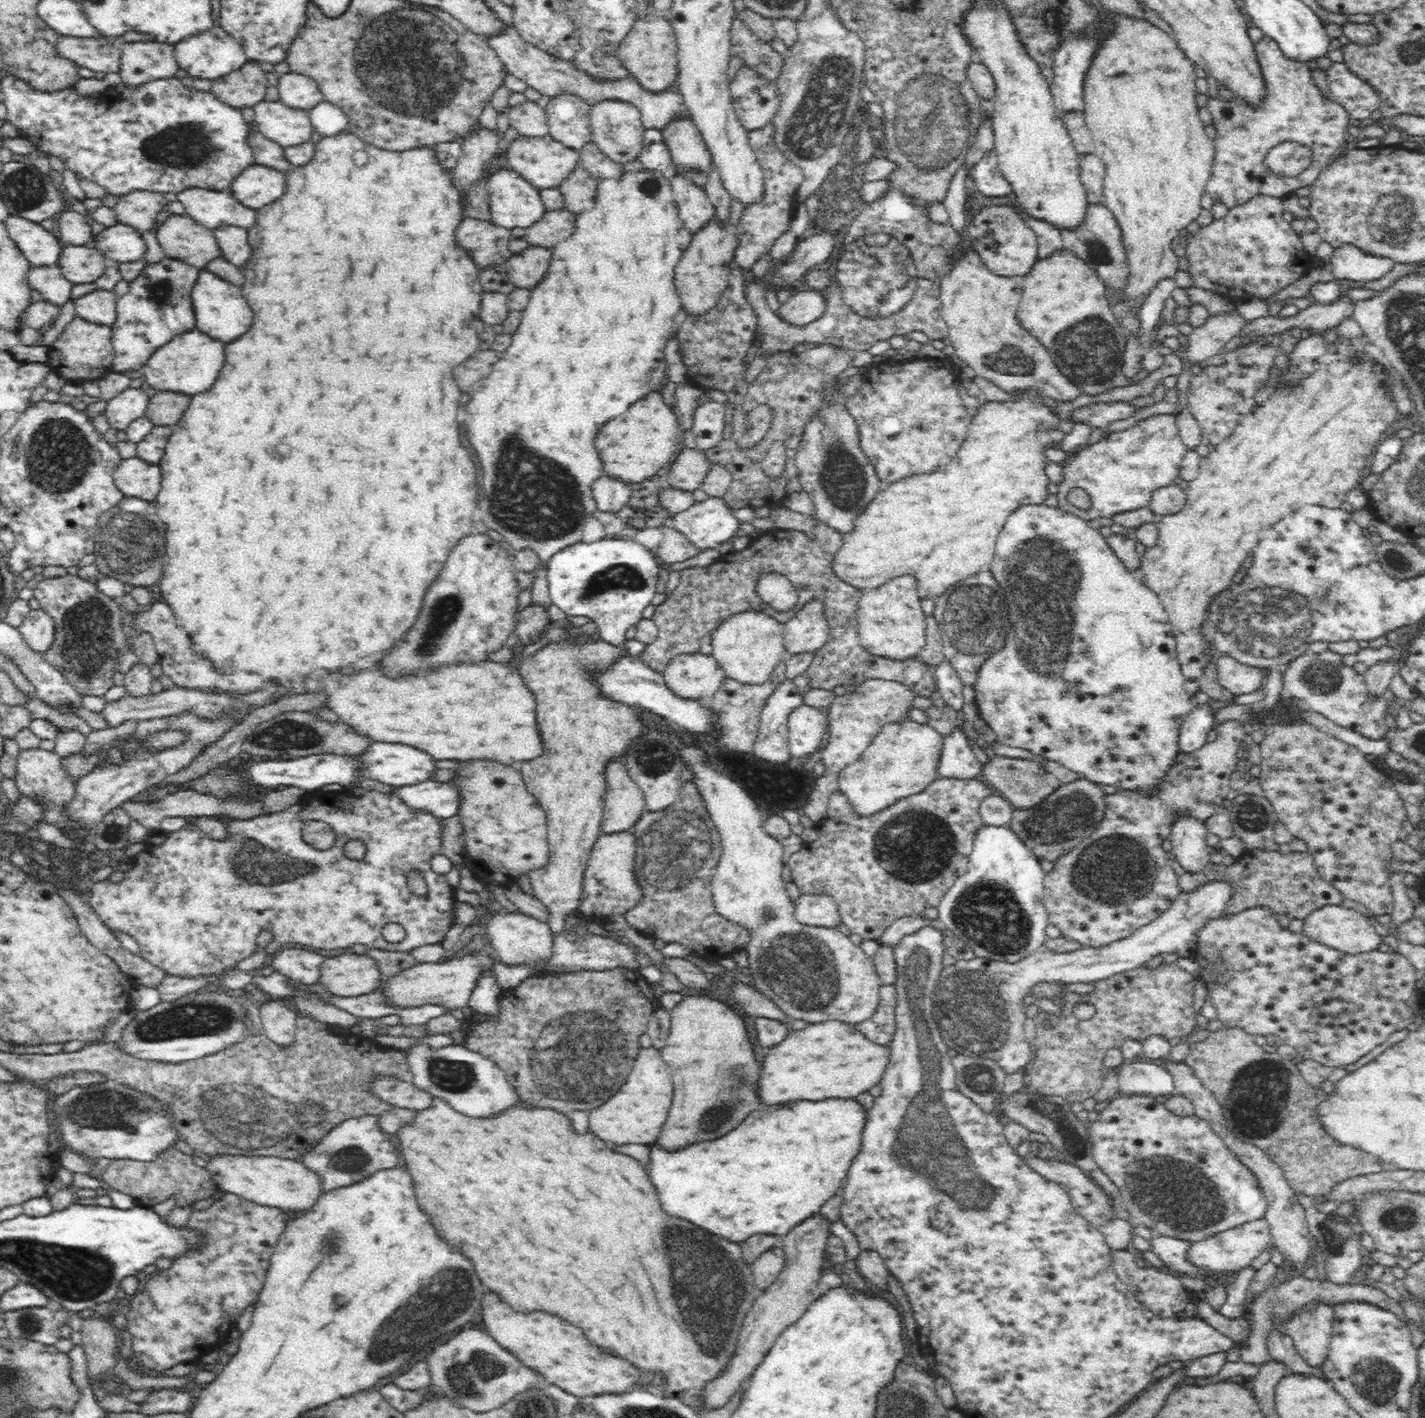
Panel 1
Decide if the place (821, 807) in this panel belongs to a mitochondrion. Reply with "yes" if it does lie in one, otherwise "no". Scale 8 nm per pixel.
no

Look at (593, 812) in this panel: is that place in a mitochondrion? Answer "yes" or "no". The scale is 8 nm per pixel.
no

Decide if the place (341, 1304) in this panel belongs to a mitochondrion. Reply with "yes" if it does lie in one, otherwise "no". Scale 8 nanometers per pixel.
yes

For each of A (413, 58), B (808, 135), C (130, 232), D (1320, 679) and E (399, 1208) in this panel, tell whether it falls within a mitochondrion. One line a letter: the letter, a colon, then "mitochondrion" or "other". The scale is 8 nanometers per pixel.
A: mitochondrion
B: mitochondrion
C: other
D: mitochondrion
E: other

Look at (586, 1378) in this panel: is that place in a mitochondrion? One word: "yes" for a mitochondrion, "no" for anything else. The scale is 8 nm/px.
no

